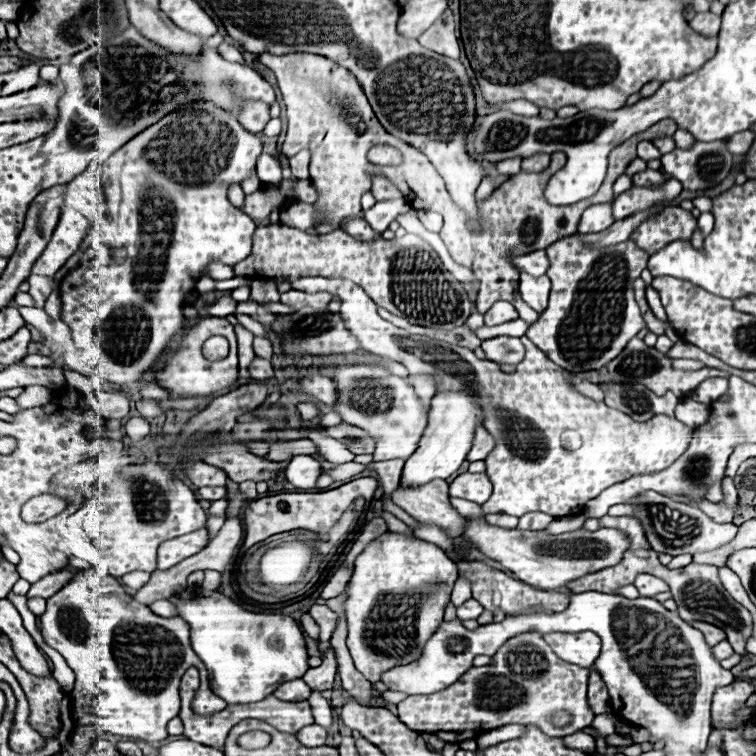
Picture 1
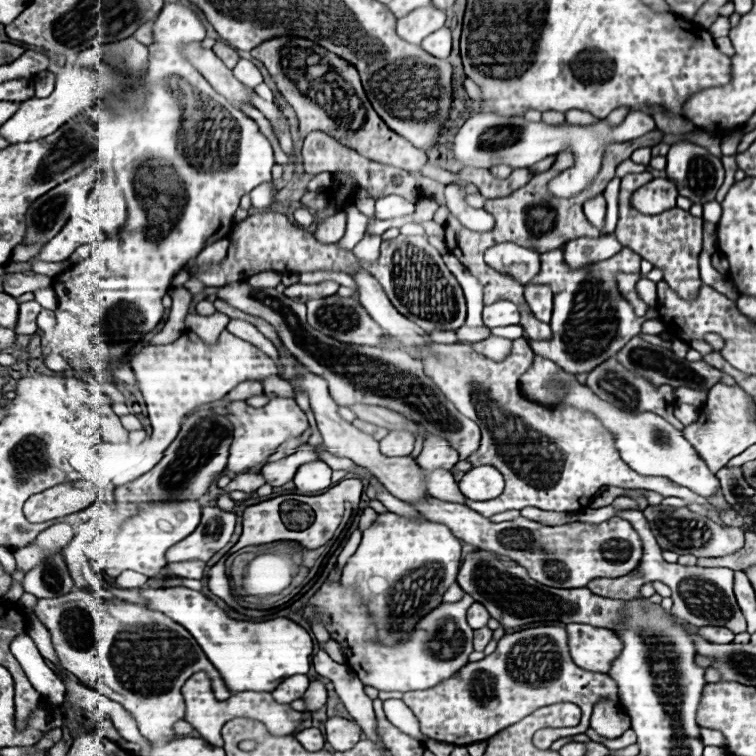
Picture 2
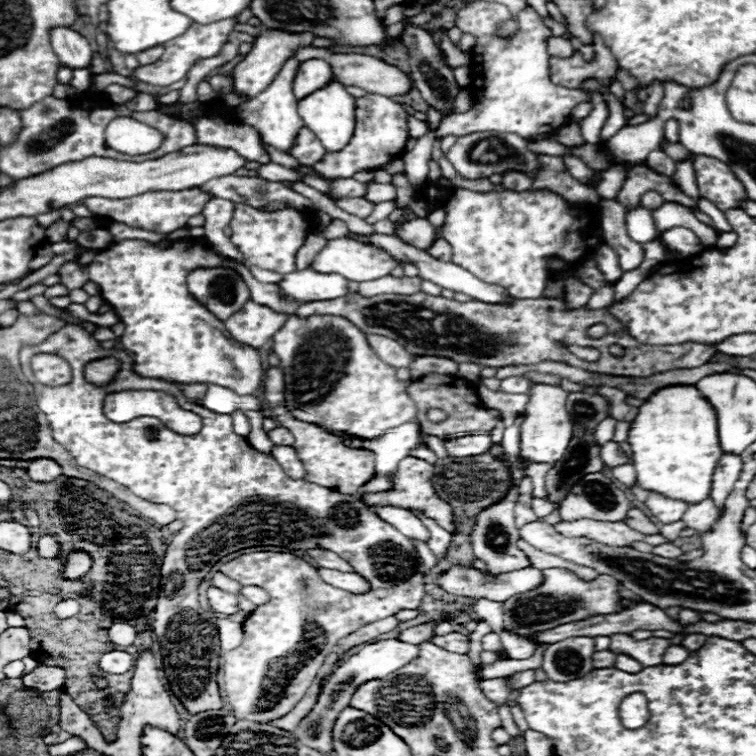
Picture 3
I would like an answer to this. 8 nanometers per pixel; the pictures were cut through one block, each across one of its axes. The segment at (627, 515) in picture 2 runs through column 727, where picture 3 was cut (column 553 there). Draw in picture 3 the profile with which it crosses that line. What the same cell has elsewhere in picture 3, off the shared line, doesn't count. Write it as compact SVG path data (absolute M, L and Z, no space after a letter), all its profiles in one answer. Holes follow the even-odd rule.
M548 568L544 570L540 588L512 596L504 602L504 624L508 630L518 632L520 636L528 636L530 632L586 620L588 616L616 614L618 598L622 598L618 592L618 580L612 576L598 576L596 580L586 582L564 568Z

